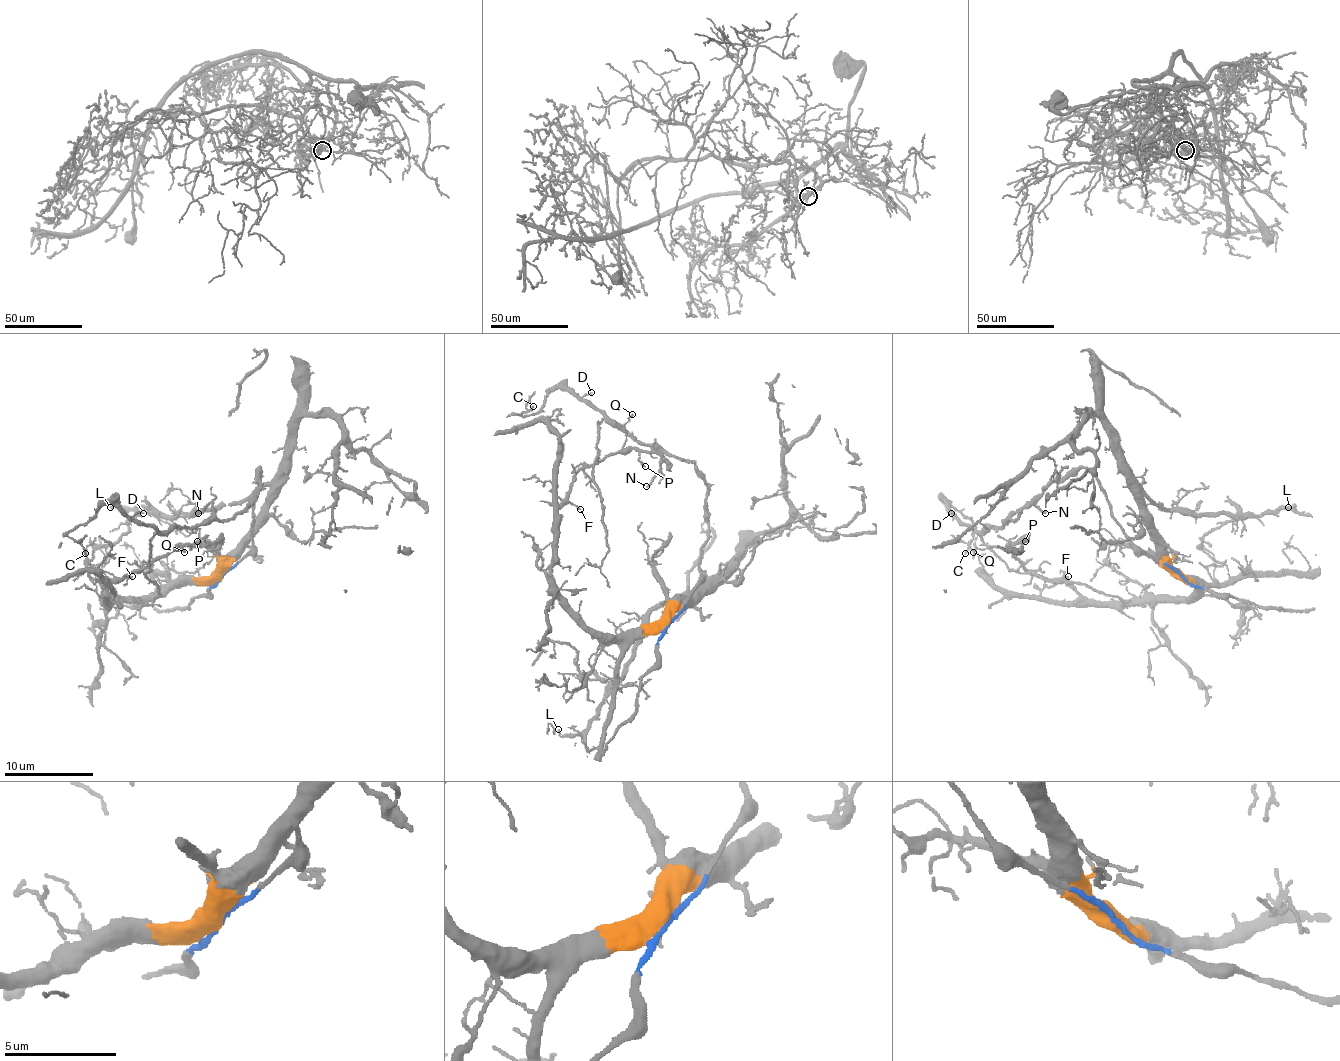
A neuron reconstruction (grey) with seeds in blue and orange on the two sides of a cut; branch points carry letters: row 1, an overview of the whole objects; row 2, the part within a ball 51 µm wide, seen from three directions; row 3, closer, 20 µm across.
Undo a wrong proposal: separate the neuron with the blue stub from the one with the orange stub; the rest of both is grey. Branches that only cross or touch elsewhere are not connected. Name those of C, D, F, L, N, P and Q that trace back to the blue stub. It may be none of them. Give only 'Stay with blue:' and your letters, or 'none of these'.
Stay with blue: C, D, N

